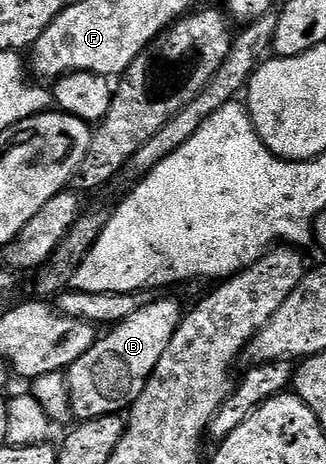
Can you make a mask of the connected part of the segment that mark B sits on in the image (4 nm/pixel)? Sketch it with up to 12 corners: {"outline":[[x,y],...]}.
{"outline":[[145,301],[66,371],[77,419],[123,415],[182,309]]}

